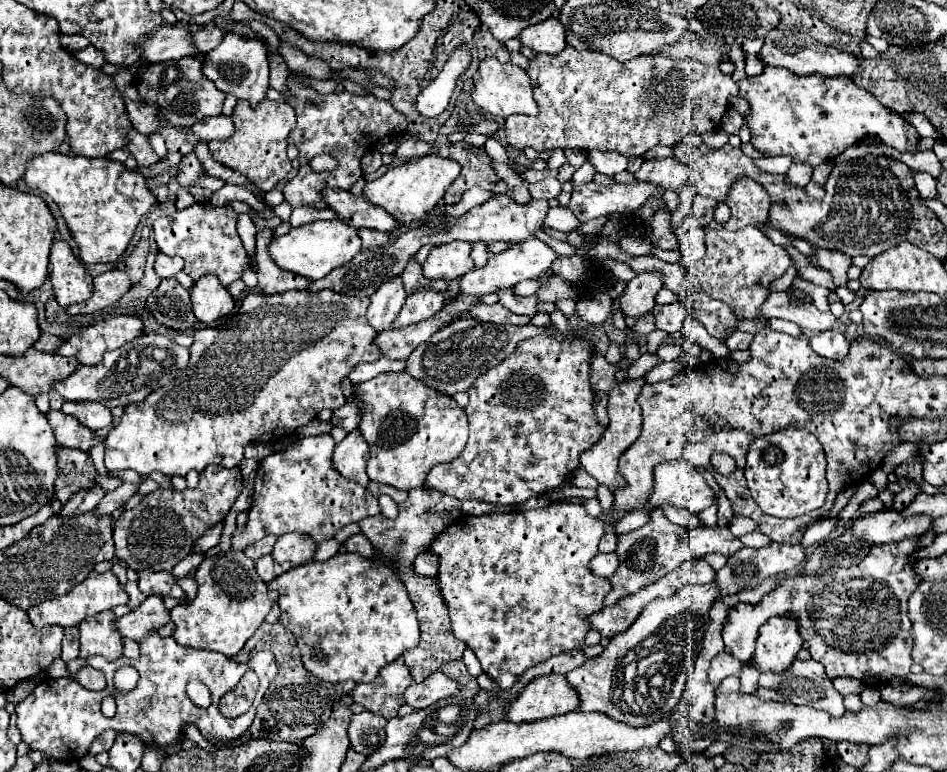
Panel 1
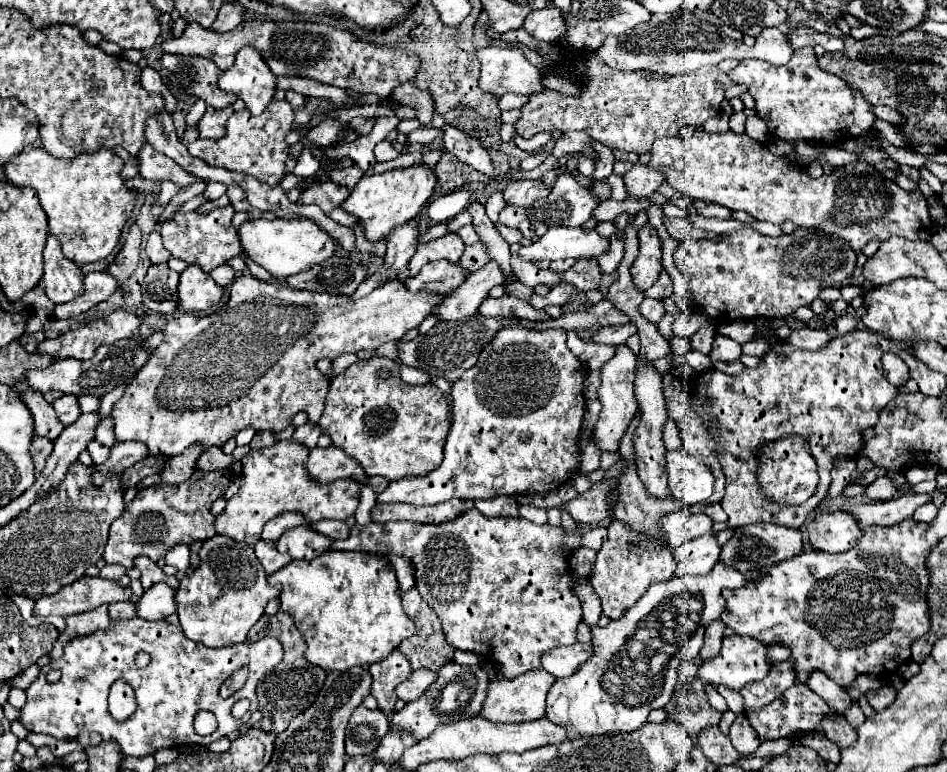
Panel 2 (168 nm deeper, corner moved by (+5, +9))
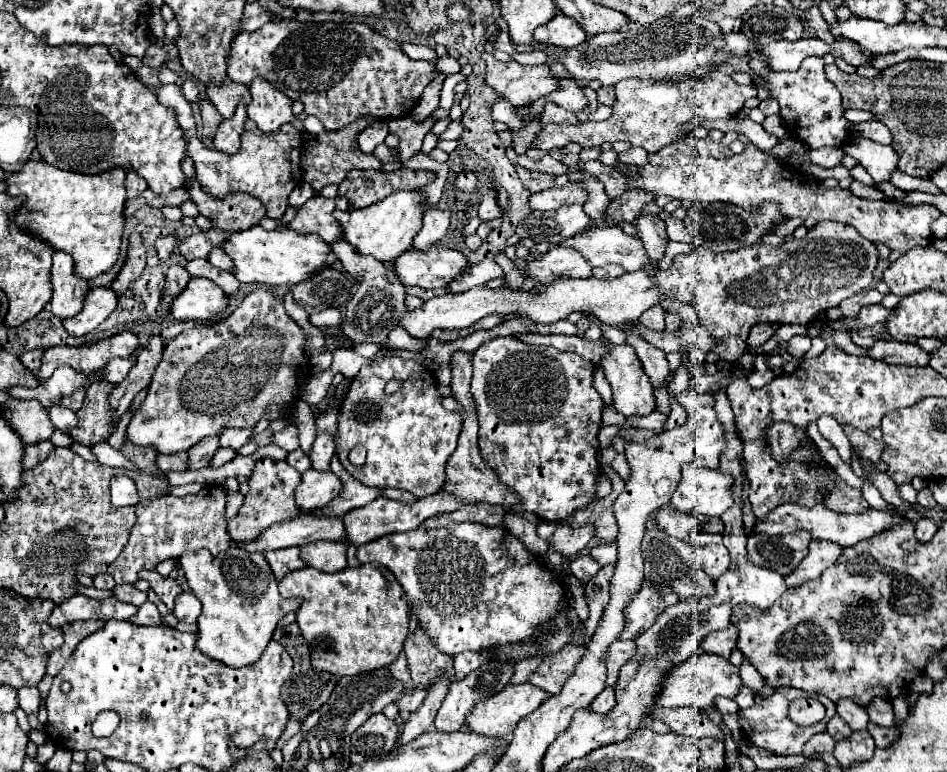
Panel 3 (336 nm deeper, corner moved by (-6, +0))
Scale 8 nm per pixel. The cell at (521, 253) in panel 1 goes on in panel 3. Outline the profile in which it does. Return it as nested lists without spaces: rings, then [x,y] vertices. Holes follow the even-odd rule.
[[[617,226],[591,228],[583,234],[559,242],[559,246],[577,250],[593,268],[619,264],[625,268],[625,272],[635,272],[641,270],[645,262],[653,262],[649,260],[641,240],[623,234]]]

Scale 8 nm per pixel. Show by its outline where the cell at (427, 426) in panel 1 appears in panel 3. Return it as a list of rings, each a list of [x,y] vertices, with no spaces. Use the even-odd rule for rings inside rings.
[[[399,356],[359,370],[341,404],[337,434],[333,436],[339,462],[353,478],[375,488],[391,486],[407,490],[417,498],[437,494],[443,488],[445,464],[455,452],[461,418],[457,412],[449,412],[441,406],[441,394],[435,382],[437,378],[431,370],[415,360],[403,360]],[[391,378],[403,380],[403,386],[397,394],[387,396],[383,388]],[[357,444],[365,444],[367,448],[363,466],[353,466],[347,458]]]

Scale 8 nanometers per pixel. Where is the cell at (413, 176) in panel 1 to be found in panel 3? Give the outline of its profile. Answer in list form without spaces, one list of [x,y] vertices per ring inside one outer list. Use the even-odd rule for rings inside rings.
[[[395,190],[367,208],[347,208],[345,212],[335,210],[333,216],[343,226],[343,238],[351,242],[357,252],[369,254],[381,262],[391,262],[411,248],[411,240],[421,228],[423,212],[425,196],[421,190]]]

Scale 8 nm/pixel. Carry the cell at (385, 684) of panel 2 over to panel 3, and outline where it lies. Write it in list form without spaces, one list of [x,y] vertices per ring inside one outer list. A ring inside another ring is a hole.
[[[401,652],[399,654],[399,658],[389,666],[389,670],[391,670],[391,674],[393,674],[393,678],[395,680],[401,680],[401,682],[409,682],[411,678],[409,678],[409,666],[407,666],[407,660],[405,660],[405,654]]]

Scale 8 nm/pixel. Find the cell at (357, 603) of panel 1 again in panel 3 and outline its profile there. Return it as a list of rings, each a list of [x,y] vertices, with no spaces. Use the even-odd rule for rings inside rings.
[[[373,564],[327,574],[311,566],[287,574],[279,582],[279,594],[301,598],[297,624],[311,648],[311,660],[317,670],[333,676],[355,676],[395,662],[403,650],[409,632],[407,594],[395,576]]]

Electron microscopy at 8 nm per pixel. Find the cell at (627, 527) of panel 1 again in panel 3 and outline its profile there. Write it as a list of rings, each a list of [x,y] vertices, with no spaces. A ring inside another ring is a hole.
[[[661,508],[655,514],[655,518],[661,530],[665,530],[669,536],[675,536],[683,542],[689,542],[691,532],[699,528],[699,522],[693,514],[681,514],[681,512],[675,512],[673,508]]]

